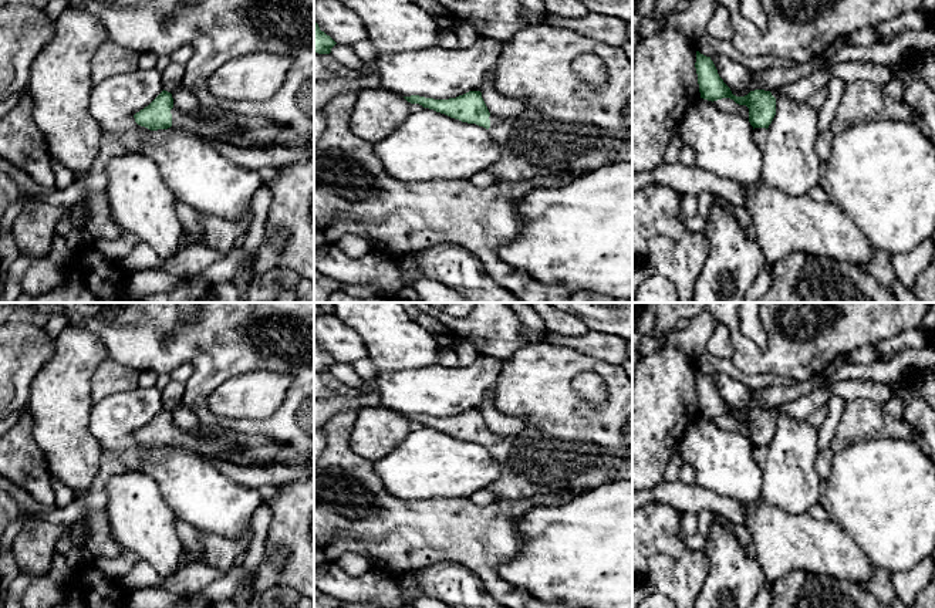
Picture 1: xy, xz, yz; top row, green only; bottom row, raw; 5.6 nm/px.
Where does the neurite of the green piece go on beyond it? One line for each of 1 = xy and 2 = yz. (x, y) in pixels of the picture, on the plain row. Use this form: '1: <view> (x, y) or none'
1: xy (212, 442)
2: none

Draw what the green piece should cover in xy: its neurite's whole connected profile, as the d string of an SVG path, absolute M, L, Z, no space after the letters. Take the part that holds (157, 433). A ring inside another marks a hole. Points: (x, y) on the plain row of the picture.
M165 408L134 436L151 449L186 445L209 460L227 460L240 466L284 463L304 466L314 473L314 456L304 456L264 435L239 435L219 426L200 425L195 435L188 435L173 425L172 412Z

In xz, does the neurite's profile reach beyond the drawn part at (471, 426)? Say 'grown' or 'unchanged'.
grown

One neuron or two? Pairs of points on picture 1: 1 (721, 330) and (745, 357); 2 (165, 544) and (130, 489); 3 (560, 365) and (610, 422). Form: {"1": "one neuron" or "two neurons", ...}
{"1": "two neurons", "2": "one neuron", "3": "one neuron"}

